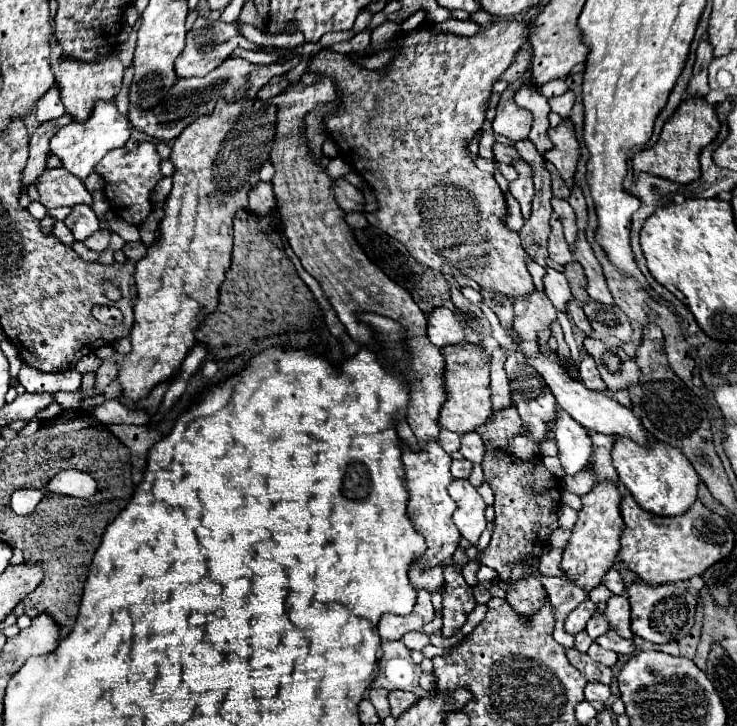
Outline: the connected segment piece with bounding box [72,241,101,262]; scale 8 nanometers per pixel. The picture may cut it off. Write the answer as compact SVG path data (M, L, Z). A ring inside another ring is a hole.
M75 241L72 248L81 258L83 258L88 262L98 261L101 254L100 252L92 251L91 249L88 249L84 245L84 242Z

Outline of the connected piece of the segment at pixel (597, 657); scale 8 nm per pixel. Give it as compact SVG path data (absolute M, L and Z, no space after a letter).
M592 645L590 647L590 657L602 665L608 665L612 667L616 661L618 661L618 655L614 651L608 651L608 649L602 649L600 645Z

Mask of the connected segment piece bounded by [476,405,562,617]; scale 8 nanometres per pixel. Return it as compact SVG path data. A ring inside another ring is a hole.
M514 405L498 411L494 417L488 419L488 423L478 427L476 431L480 433L486 447L486 455L482 461L484 481L490 485L496 499L494 501L496 527L492 531L492 541L484 553L478 553L478 561L486 567L492 567L498 573L498 577L506 583L512 579L512 569L516 565L524 565L528 569L528 573L510 587L506 601L518 615L532 617L548 601L548 593L540 581L538 561L540 555L550 545L550 535L560 527L558 523L558 505L562 493L560 481L544 467L542 459L534 457L530 461L522 461L514 453L510 453L508 449L510 439L526 433L526 427L522 425Z

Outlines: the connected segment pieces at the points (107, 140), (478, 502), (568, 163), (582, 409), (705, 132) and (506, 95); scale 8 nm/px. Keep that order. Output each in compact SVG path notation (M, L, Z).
M98 101L92 109L92 115L88 117L88 121L84 123L70 123L66 127L62 127L50 141L50 151L54 155L58 155L64 163L64 169L68 169L72 175L76 175L78 179L86 179L94 167L98 165L98 161L112 149L124 147L126 141L130 139L132 133L132 125L128 121L126 115L122 115L112 101Z
M454 479L448 487L448 495L458 503L458 509L454 511L454 523L456 523L458 531L472 545L476 545L482 531L486 529L486 519L484 519L486 503L484 503L484 499L476 491L476 487L464 479Z
M566 119L556 129L550 129L550 139L554 143L554 149L546 151L544 159L556 165L564 181L570 181L576 173L576 163L580 159L580 143L576 139L572 121Z
M538 345L536 357L526 357L526 363L532 365L532 367L544 377L546 385L550 387L550 391L552 391L554 397L556 397L556 403L558 403L566 413L570 413L572 419L576 419L582 427L592 429L592 431L598 431L598 433L606 433L606 435L614 435L614 437L630 437L632 441L636 441L636 443L640 443L640 445L648 441L648 435L646 435L642 423L638 421L638 417L634 417L634 413L632 413L630 409L626 409L624 405L616 403L612 397L608 397L608 395L604 395L604 393L594 393L594 391L586 389L580 381L572 379L572 377L564 371L564 367L562 367L562 363L560 363L556 351L552 351L550 347L546 347L546 353L548 353L548 357L544 355L544 347Z
M688 97L686 101L682 101L676 113L666 121L660 141L654 147L648 147L642 153L634 155L632 161L634 161L636 175L648 173L680 185L696 181L700 177L700 163L698 163L700 151L714 141L714 137L718 135L718 129L720 129L720 121L716 117L714 107L708 105L704 99Z
M528 69L520 79L516 79L514 83L510 83L508 89L502 93L498 109L496 109L494 131L498 135L504 135L504 137L512 139L512 141L526 139L528 133L530 133L530 127L532 127L532 113L528 109L522 109L522 107L518 107L514 103L516 89L520 89L524 85L532 85L530 77L532 75L530 75L530 69Z

